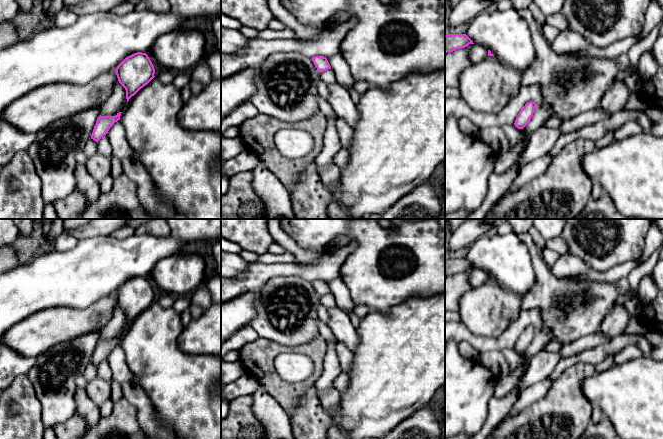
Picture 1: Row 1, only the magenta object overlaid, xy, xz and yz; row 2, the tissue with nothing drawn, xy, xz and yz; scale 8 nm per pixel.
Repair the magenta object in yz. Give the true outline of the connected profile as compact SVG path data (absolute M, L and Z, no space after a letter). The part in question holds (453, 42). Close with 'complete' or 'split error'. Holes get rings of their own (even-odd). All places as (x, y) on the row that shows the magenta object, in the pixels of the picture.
M447 34L445 36L445 53L465 48L469 44L474 43L466 34Z; complete

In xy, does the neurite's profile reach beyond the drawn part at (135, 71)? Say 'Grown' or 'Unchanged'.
Unchanged

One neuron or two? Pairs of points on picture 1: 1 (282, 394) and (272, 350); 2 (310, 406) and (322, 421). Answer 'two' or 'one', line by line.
1: one
2: one

